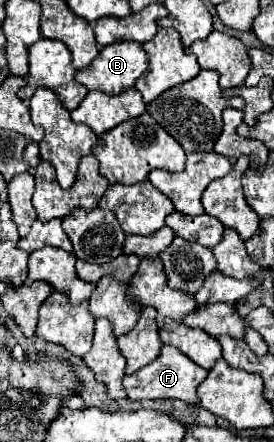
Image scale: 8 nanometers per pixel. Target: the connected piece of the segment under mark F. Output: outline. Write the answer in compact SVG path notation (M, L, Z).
M164 345L162 353L158 359L136 371L134 375L124 377L124 391L132 401L142 401L142 399L180 399L190 405L198 403L196 397L196 387L206 379L208 371L190 361L184 353L180 353L176 347Z

